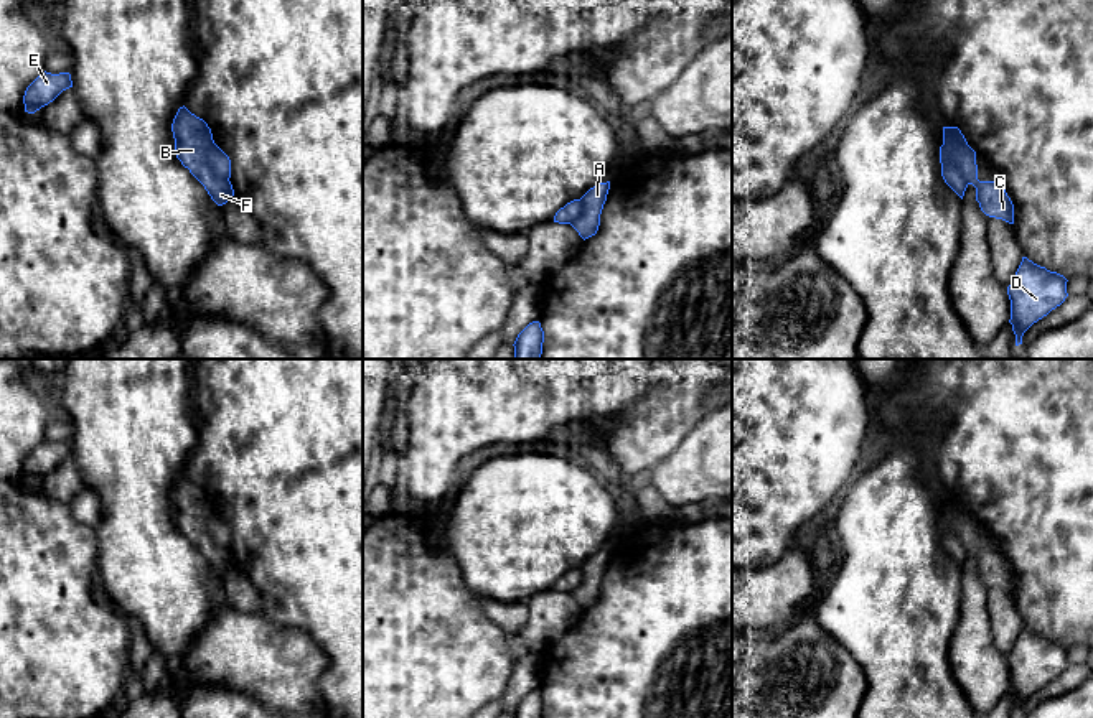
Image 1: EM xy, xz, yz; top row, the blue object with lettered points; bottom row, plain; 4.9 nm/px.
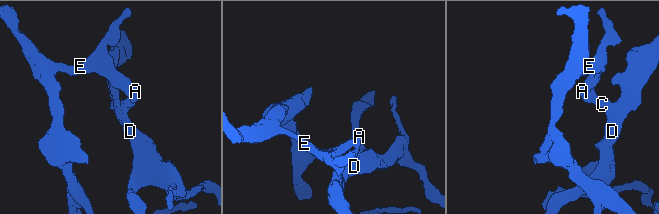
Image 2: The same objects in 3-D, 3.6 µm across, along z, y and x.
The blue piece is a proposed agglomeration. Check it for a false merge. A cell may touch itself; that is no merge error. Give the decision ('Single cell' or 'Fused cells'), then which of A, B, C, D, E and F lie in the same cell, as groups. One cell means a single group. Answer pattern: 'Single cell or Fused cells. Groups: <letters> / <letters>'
Fused cells. Groups: A C D / B E F

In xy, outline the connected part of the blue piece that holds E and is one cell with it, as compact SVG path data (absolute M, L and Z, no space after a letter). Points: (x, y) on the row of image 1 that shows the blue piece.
M45 71L25 91L25 112L35 114L69 87L73 87L69 72L51 74Z

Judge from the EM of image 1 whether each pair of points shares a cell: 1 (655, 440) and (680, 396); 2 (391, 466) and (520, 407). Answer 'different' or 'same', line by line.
1: same
2: different

